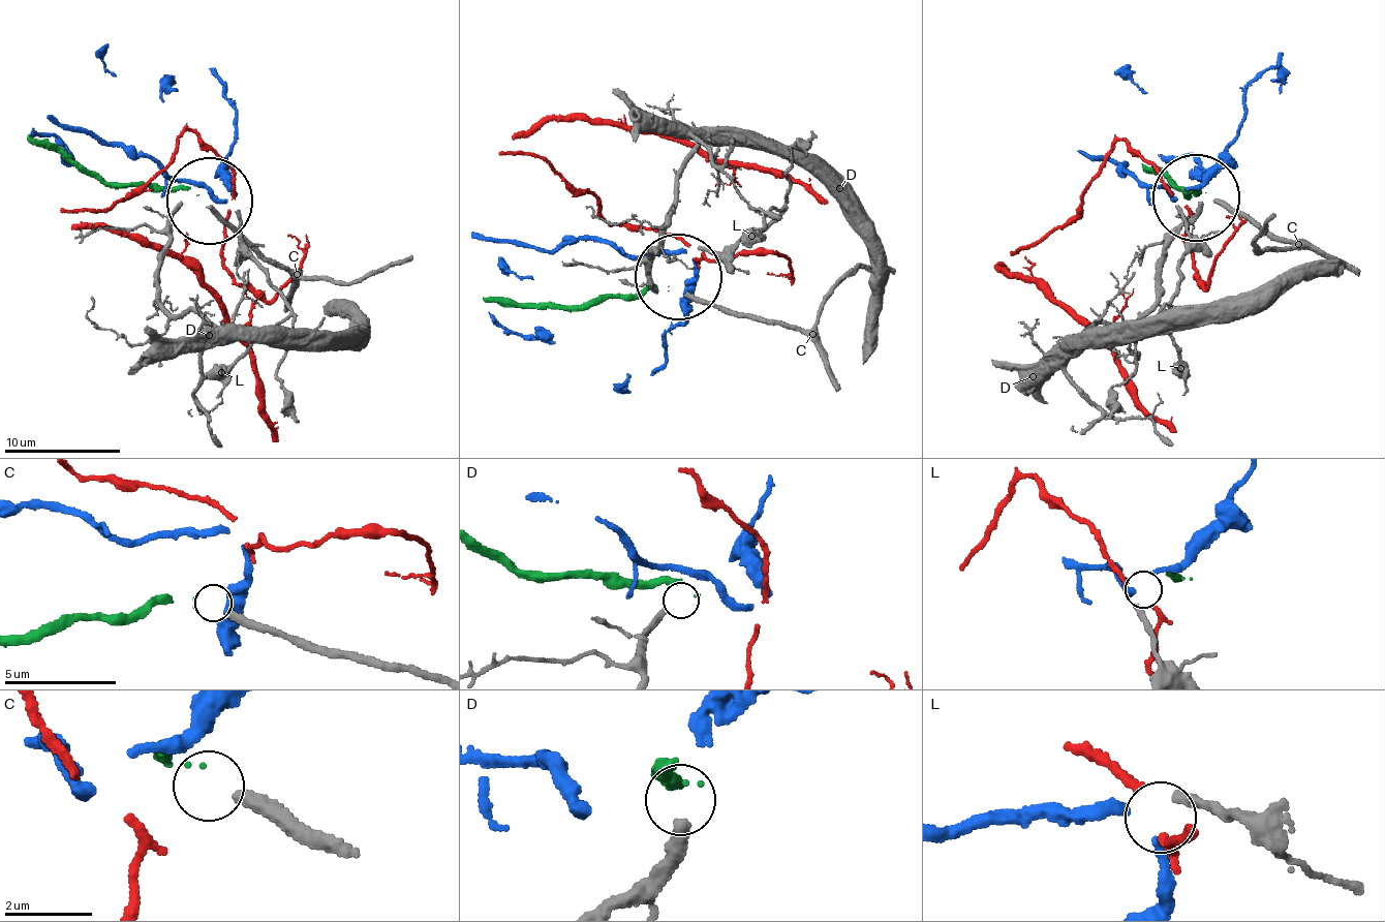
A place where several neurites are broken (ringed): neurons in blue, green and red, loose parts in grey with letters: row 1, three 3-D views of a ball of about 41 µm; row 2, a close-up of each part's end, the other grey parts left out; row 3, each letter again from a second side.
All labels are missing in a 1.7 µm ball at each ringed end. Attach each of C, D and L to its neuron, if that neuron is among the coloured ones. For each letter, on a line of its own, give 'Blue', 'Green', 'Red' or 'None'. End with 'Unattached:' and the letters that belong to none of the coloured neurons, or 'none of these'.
C: Green
D: None
L: Blue
Unattached: D

